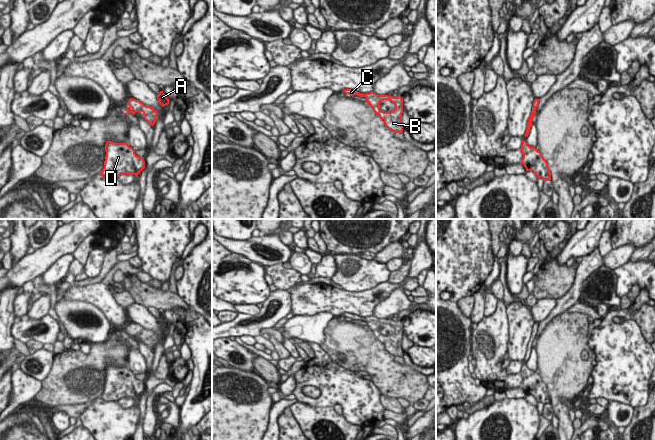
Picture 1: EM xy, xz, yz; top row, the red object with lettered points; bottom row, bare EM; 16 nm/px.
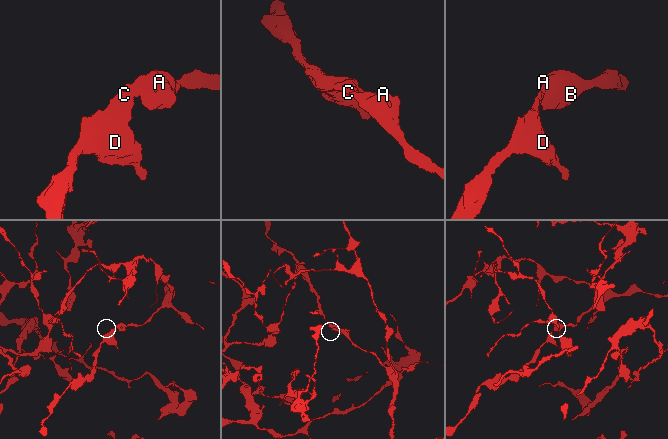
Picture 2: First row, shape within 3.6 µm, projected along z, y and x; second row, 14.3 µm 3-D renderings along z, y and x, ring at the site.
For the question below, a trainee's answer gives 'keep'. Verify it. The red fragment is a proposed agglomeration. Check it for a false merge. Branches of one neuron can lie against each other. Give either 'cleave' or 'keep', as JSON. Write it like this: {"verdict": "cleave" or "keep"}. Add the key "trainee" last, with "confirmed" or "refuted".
{"verdict": "keep", "trainee": "confirmed"}

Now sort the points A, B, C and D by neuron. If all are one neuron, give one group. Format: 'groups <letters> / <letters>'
groups A B C D

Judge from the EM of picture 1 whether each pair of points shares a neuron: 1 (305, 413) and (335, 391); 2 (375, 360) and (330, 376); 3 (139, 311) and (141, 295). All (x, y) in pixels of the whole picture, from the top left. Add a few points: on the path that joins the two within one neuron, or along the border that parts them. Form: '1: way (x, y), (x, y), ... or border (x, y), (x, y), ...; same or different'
1: border (297, 401), (302, 401), (312, 406), (333, 407); different
2: border (329, 356), (333, 362), (353, 371); different
3: border (134, 302), (146, 308); different

